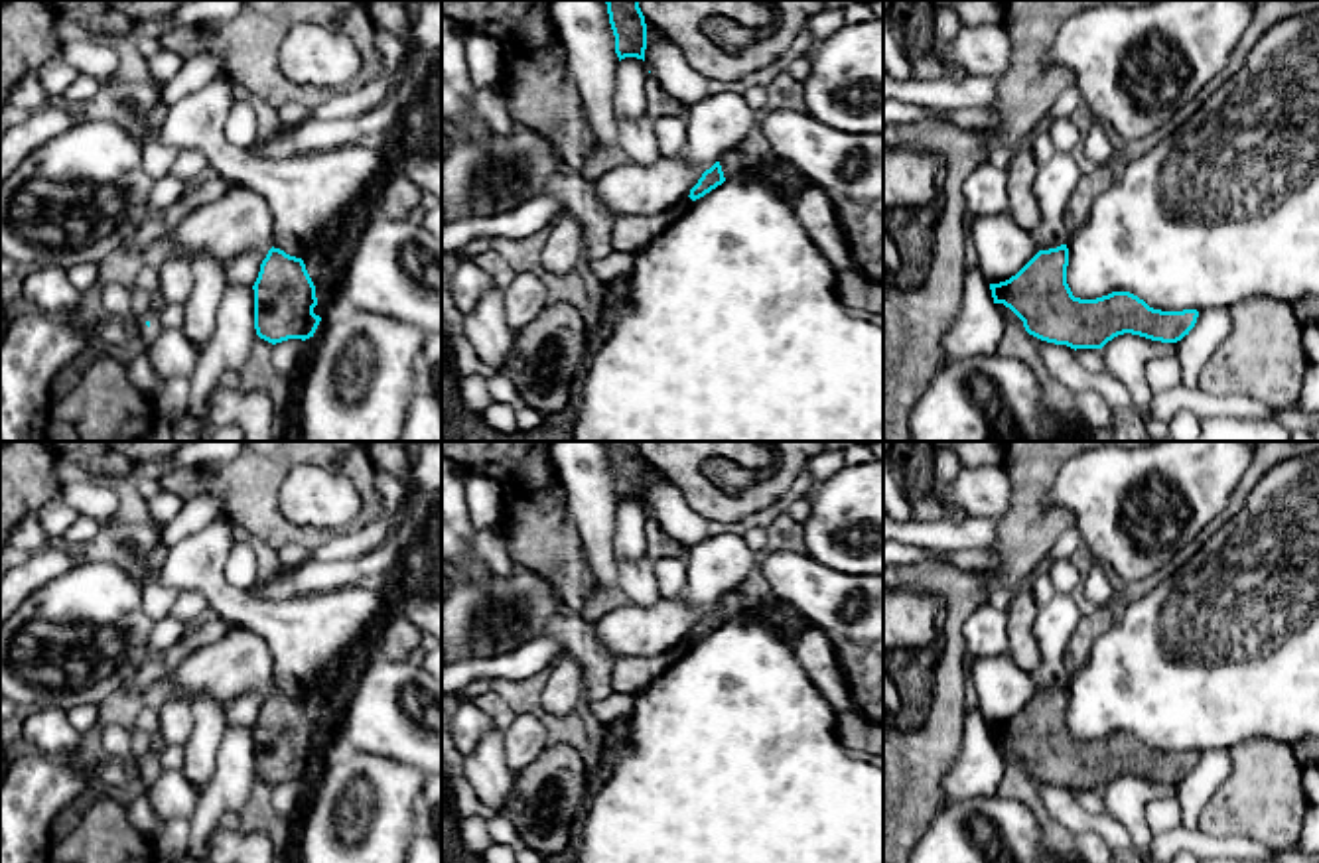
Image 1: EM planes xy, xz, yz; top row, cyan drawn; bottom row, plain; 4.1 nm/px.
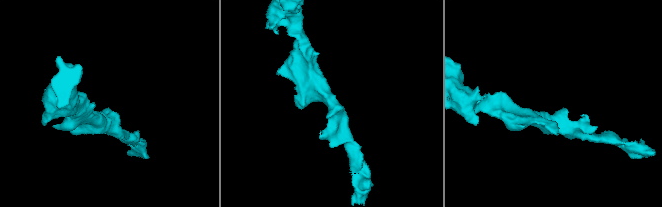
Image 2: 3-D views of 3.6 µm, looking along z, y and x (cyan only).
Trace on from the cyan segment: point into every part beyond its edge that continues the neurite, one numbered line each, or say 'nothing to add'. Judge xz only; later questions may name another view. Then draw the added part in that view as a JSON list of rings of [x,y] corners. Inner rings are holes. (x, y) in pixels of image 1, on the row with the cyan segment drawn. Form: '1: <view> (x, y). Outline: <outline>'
nothing to add

